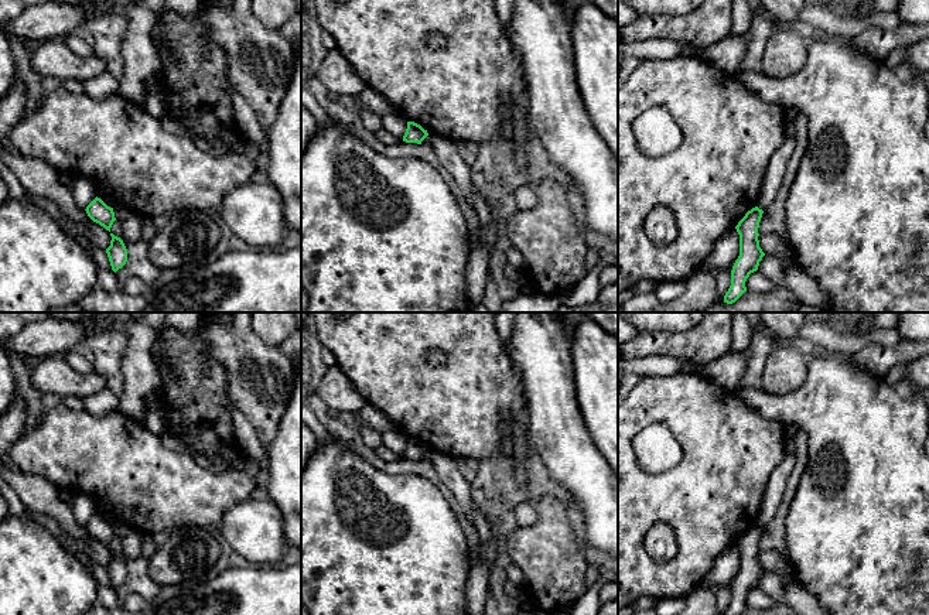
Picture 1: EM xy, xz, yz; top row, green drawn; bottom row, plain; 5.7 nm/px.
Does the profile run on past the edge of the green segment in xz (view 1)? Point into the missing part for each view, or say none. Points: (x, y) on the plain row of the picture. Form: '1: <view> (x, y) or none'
1: none

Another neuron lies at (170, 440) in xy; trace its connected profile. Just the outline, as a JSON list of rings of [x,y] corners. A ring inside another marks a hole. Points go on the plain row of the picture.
[[[167,428],[163,431],[160,438],[161,438],[164,447],[167,447],[173,451],[188,452],[198,465],[201,465],[215,474],[221,474],[230,468],[228,464],[218,464],[218,462],[209,459],[202,452],[194,451],[191,447],[188,447],[185,443],[182,443],[173,431],[170,431]]]

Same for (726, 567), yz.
[[[731,544],[715,558],[711,570],[701,581],[701,585],[715,594],[724,585],[732,587],[738,573],[740,551],[735,544]]]

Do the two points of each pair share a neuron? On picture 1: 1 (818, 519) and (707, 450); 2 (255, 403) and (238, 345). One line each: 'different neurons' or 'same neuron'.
1: different neurons
2: same neuron

